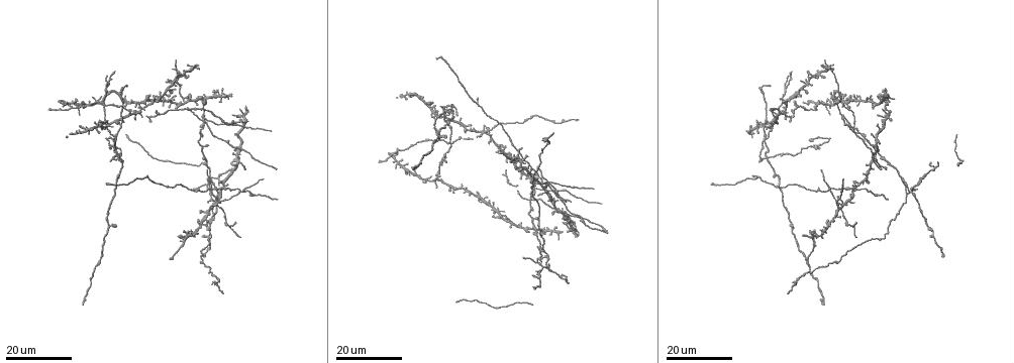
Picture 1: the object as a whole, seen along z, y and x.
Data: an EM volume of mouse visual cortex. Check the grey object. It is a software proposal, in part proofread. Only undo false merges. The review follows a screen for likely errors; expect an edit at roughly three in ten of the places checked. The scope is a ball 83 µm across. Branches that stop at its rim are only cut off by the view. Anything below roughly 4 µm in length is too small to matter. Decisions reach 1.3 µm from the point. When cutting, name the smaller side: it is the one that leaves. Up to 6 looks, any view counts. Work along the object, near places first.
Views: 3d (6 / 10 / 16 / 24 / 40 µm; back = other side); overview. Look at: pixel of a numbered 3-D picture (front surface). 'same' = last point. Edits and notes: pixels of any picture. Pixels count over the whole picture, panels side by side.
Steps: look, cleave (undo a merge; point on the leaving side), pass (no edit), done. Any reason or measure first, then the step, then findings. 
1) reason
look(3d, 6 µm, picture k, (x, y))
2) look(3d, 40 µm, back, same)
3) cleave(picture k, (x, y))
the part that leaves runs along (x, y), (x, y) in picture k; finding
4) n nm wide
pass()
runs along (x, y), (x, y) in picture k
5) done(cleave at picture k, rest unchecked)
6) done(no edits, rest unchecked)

four-way junction
look(3d, 16 µm, picture 1, (874, 148))

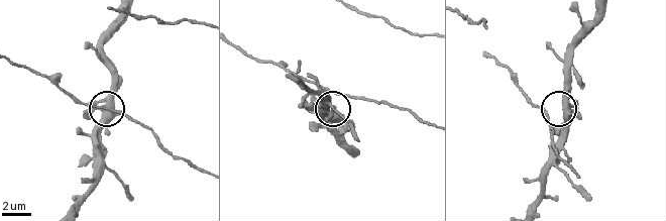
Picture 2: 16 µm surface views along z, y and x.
look(3d, 6 µm, picture 2, (565, 106))

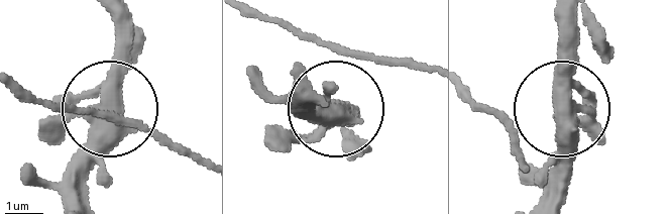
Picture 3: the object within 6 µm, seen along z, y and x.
430 nm wide
pass()
one neuron here

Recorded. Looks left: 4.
three-way junction
look(3d, 16 µm, picture 1, (842, 116))

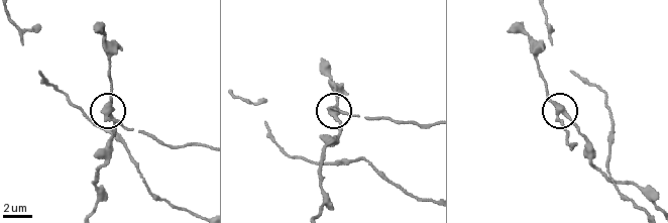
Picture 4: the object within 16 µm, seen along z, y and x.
look(3d, 10 µm, picture 4, (114, 119))

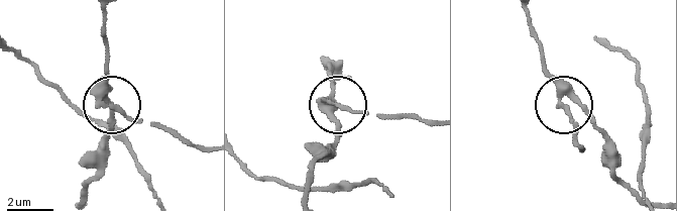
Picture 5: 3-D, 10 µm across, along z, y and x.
270 nm wide
cleave(picture 5, (104, 68))
the part that leaves runs along (326, 101), (337, 133), (316, 163), (308, 197) in picture 5; two neurons meet here

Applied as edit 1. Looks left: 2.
four or more arms meet
look(3d, 24 µm, picture 1, (773, 127))

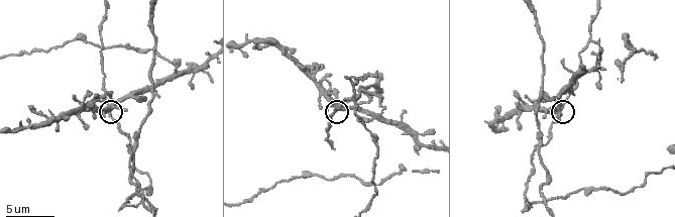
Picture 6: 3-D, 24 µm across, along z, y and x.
look(3d, 6 µm, picture 6, (560, 114))

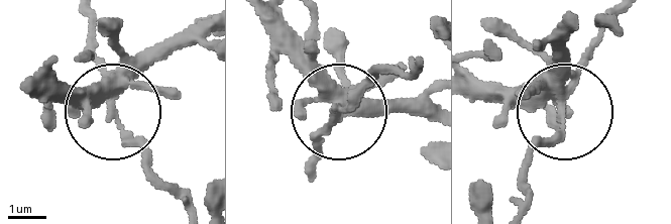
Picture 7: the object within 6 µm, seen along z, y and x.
4 arms
cleave(picture 7, (127, 140))
two neurons meet here

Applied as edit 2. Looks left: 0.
done(cleave at picture 5, cleave at picture 7, rest unchecked)

